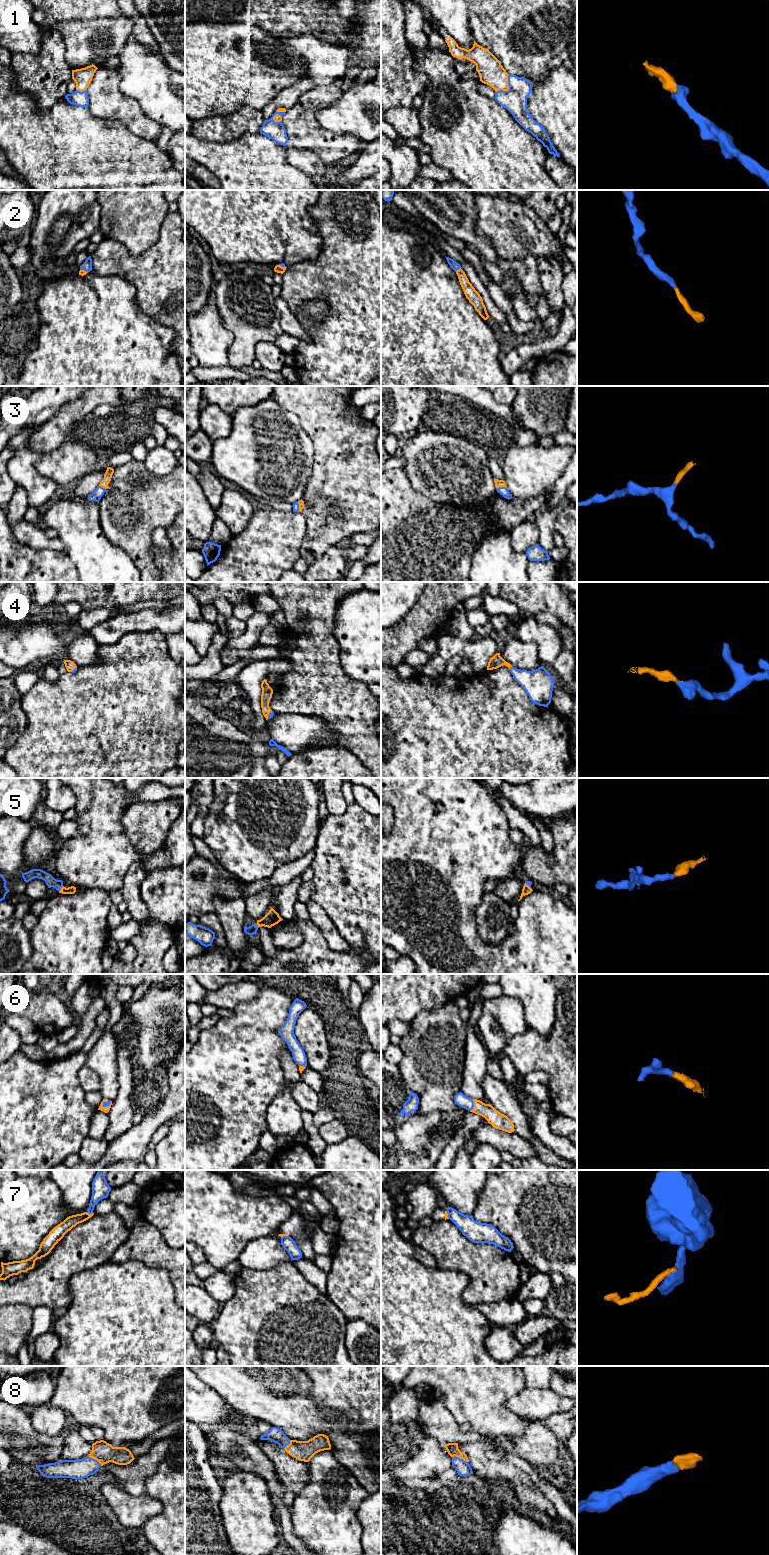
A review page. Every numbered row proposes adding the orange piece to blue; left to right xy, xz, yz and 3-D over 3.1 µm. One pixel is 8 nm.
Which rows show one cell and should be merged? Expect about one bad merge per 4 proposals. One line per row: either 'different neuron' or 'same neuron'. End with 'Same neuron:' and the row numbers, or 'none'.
1: same neuron
2: same neuron
3: same neuron
4: same neuron
5: same neuron
6: same neuron
7: different neuron
8: same neuron
Same neuron: 1, 2, 3, 4, 5, 6, 8

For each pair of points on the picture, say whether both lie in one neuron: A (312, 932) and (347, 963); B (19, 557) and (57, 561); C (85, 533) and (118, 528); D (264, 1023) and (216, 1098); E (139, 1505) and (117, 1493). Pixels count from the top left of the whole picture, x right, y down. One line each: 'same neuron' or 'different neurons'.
A: same neuron
B: same neuron
C: different neurons
D: same neuron
E: same neuron

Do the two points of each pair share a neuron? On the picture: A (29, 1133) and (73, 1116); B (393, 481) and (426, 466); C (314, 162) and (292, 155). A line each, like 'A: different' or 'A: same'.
A: same
B: different
C: same

